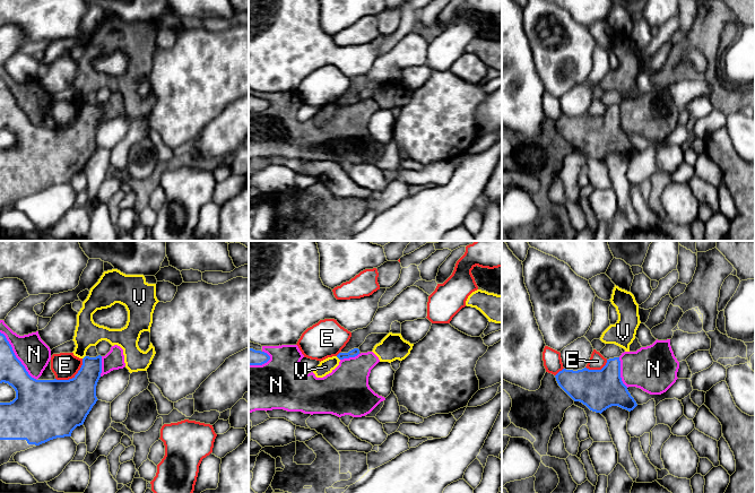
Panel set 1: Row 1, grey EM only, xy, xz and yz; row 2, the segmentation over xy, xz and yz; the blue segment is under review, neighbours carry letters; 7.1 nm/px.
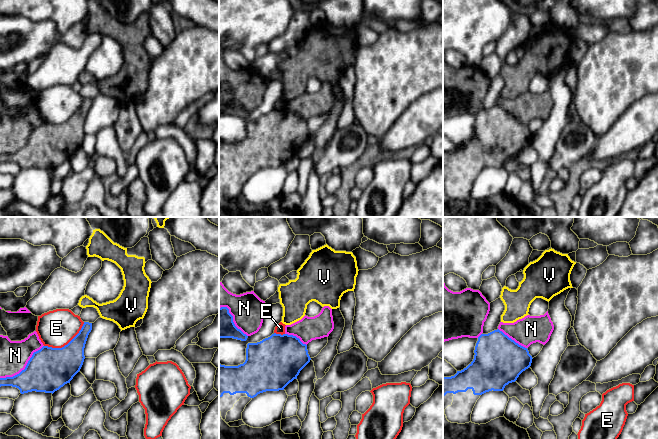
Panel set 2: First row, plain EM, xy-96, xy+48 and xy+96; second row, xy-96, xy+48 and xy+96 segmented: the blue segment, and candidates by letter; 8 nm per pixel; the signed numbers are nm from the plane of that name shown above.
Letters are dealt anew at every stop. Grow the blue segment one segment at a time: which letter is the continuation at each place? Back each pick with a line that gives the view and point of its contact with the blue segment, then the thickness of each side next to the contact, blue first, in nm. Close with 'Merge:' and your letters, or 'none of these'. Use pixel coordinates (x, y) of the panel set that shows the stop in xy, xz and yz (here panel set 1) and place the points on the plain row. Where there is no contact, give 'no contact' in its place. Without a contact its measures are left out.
Merge: none of these

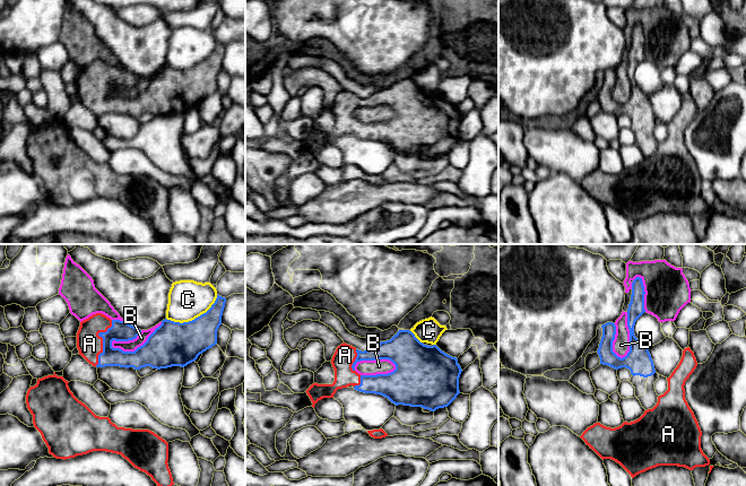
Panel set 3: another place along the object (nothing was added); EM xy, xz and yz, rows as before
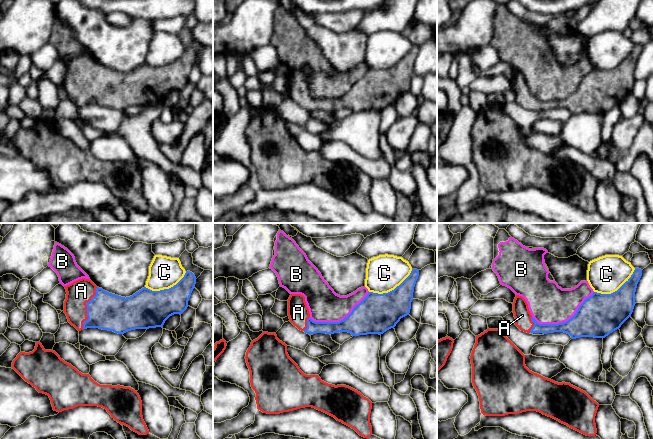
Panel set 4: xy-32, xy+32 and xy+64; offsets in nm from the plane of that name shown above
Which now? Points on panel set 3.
A: contact xy (103, 88); calibres 140 and 180 nm
Merge: A

